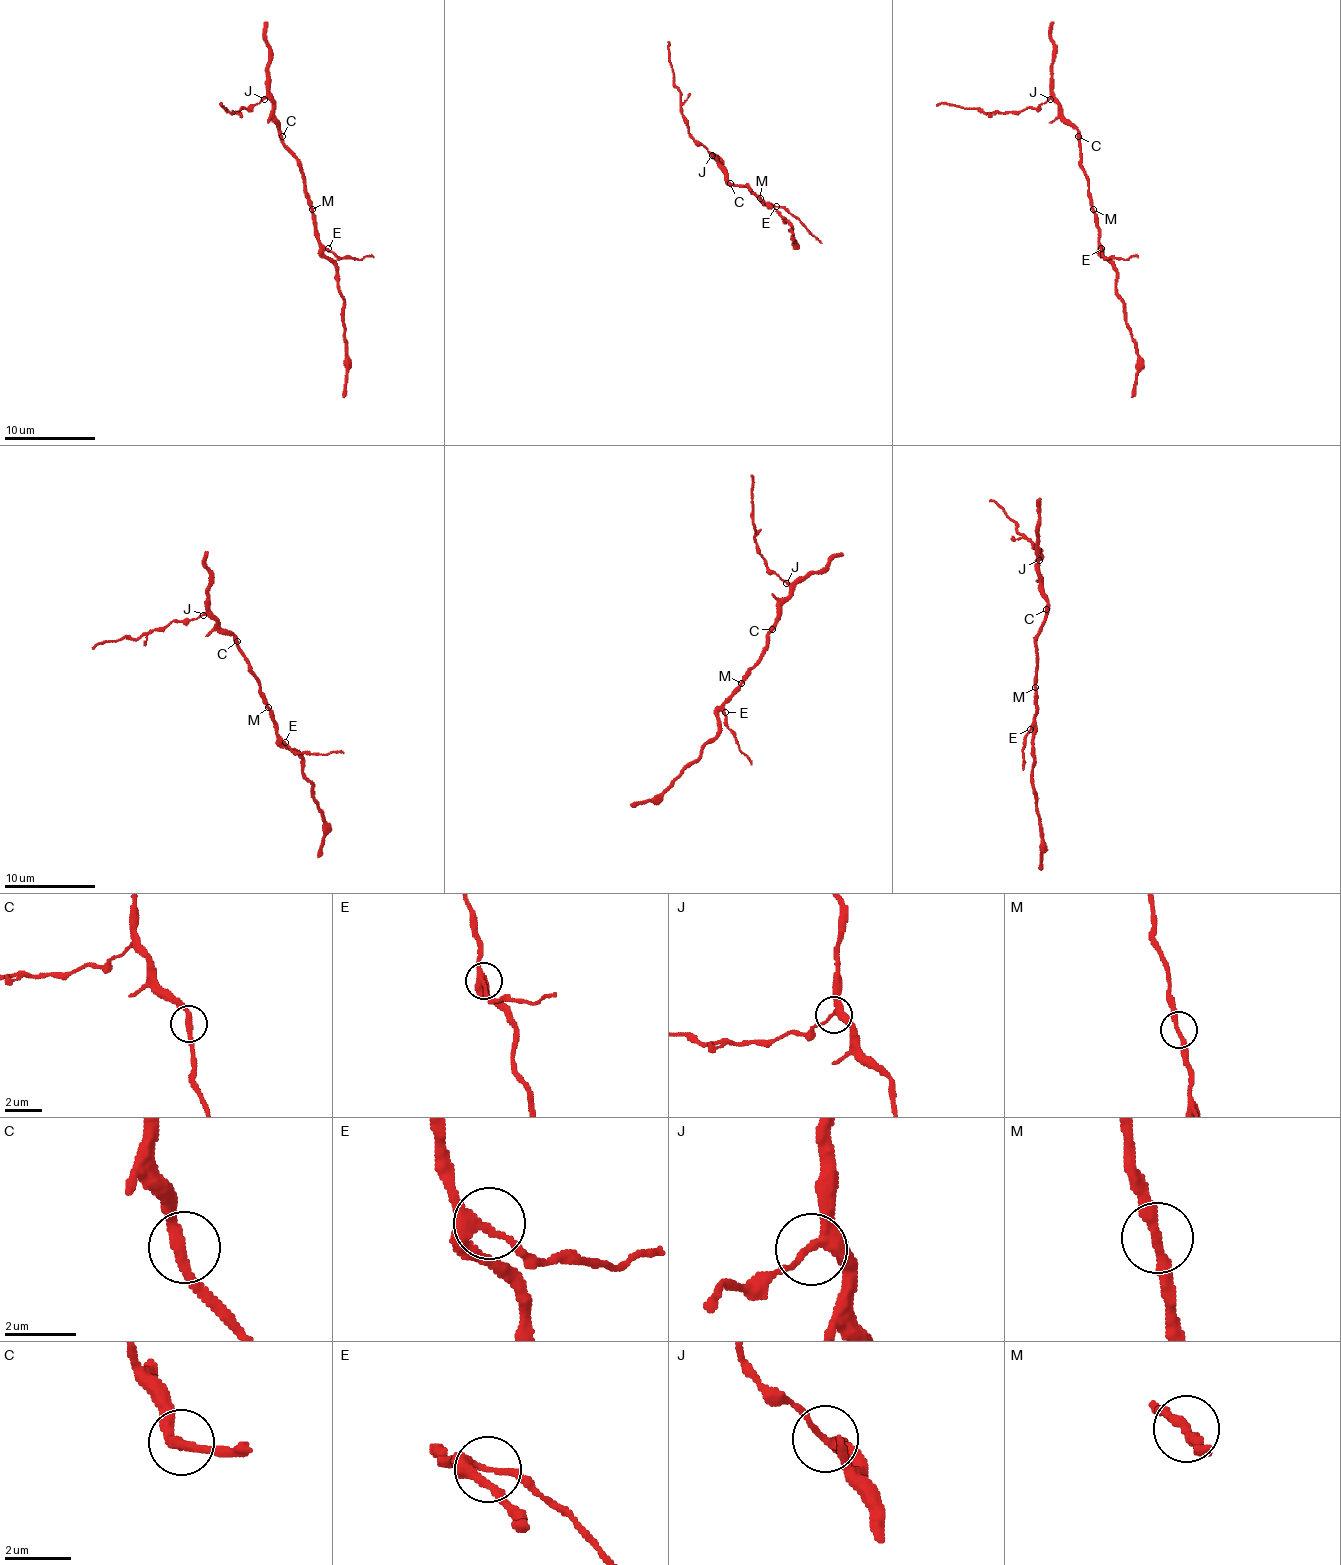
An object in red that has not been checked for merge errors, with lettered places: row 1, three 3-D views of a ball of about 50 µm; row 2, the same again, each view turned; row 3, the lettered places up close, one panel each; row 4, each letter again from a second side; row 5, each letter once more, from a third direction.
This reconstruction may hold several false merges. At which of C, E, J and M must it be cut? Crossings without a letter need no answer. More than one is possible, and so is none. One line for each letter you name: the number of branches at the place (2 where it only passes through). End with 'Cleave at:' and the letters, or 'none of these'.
Cleave at: none of these

